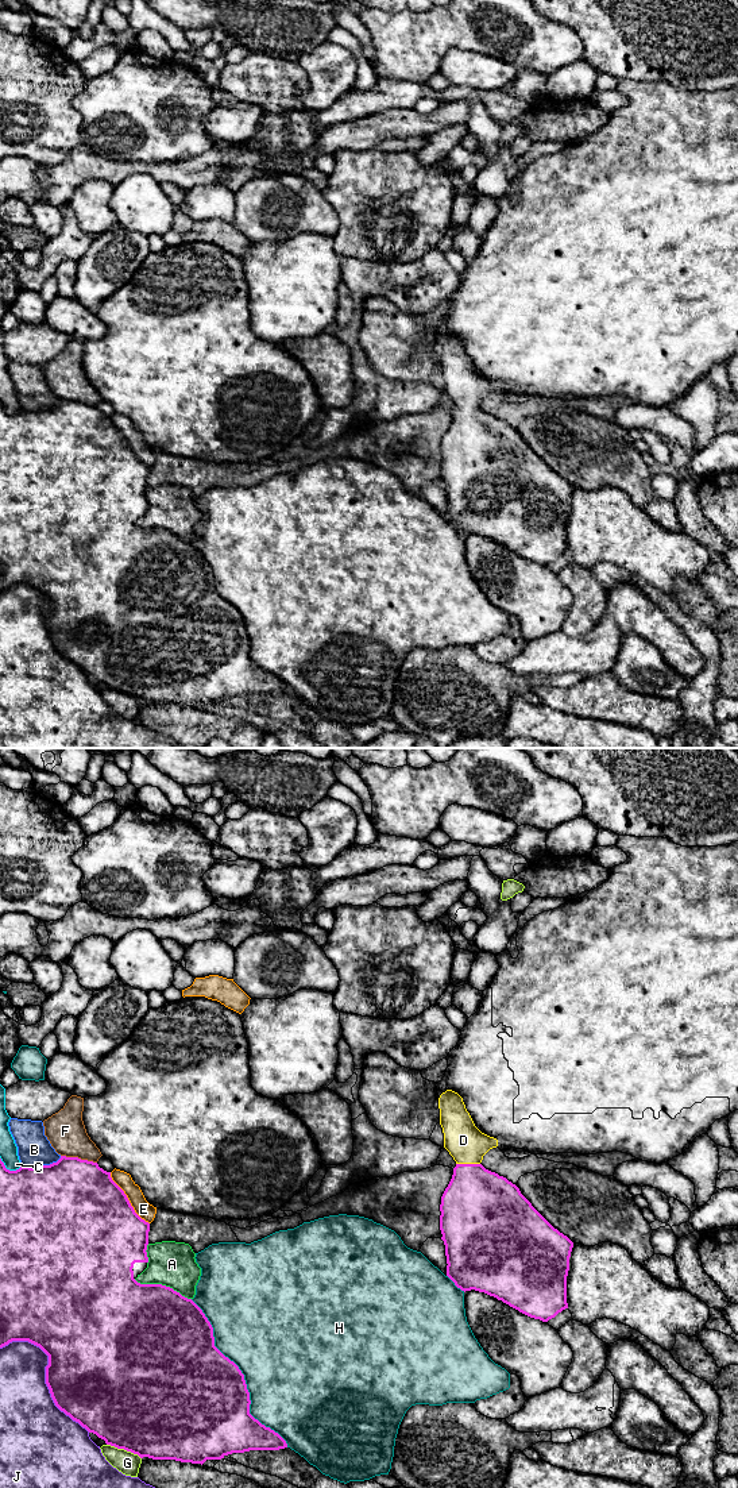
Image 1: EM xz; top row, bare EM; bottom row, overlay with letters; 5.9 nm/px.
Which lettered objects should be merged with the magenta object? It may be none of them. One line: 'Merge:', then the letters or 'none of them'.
Merge: D

